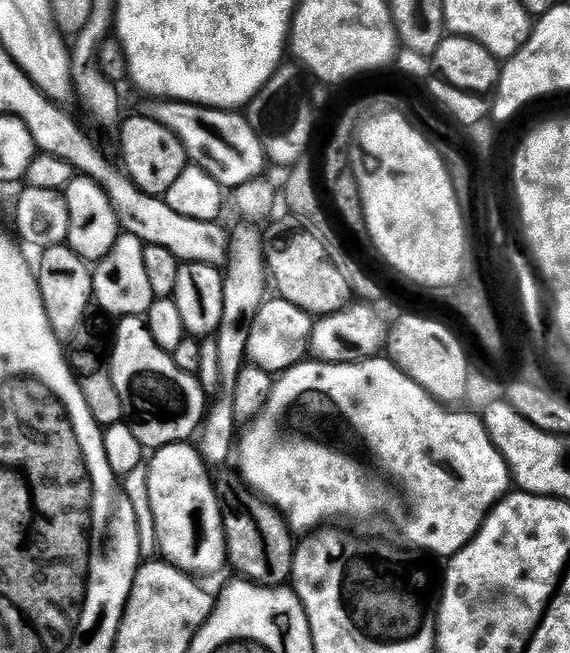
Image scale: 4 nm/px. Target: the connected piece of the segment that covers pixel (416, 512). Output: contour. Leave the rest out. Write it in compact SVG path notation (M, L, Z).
M308 358L304 363L288 369L273 383L270 394L264 397L263 404L247 421L248 429L239 433L238 443L234 448L234 464L240 467L239 479L261 500L272 505L287 520L293 533L311 533L316 530L311 528L316 528L327 520L385 520L392 527L393 534L409 544L405 544L409 549L451 558L476 537L476 531L484 525L489 512L510 492L508 464L494 446L483 419L479 415L471 416L468 412L460 411L464 410L453 410L434 399L426 390L422 390L422 386L418 386L418 382L410 379L391 359L358 360L354 364L325 364L322 360Z

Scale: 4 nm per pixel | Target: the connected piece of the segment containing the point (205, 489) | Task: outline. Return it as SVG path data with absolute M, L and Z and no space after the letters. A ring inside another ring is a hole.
M185 442L157 448L147 466L159 555L175 568L198 578L222 571L228 564L224 514L217 489L208 481L210 470L200 456L199 447Z

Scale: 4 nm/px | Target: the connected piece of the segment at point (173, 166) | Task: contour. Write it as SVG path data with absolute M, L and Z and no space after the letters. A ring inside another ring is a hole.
M146 114L132 116L129 120L127 117L121 123L118 129L118 135L120 135L120 152L124 155L122 167L127 172L129 178L146 194L163 198L170 190L170 186L174 186L174 181L178 178L178 174L182 174L182 170L189 167L188 149L182 146L182 142L171 130L158 122L154 122Z

